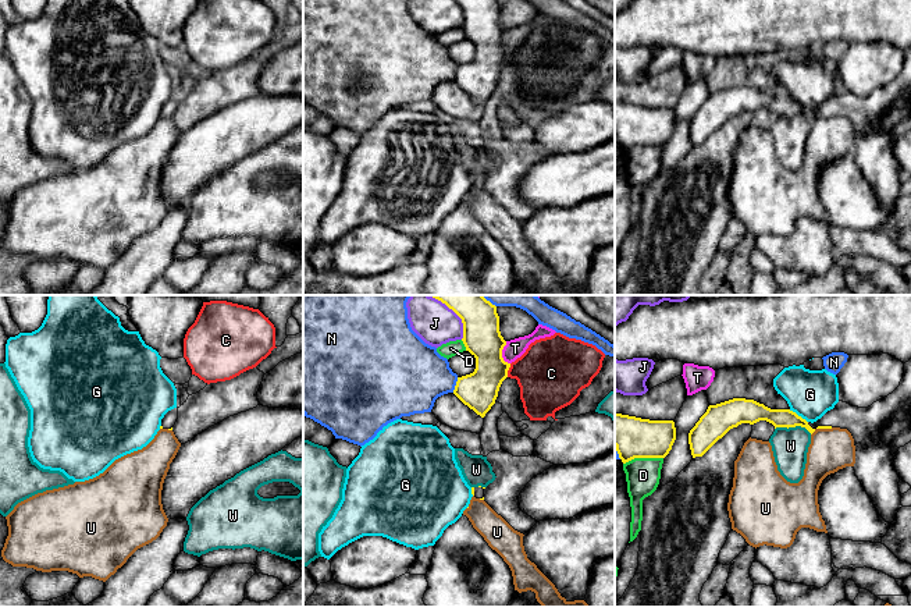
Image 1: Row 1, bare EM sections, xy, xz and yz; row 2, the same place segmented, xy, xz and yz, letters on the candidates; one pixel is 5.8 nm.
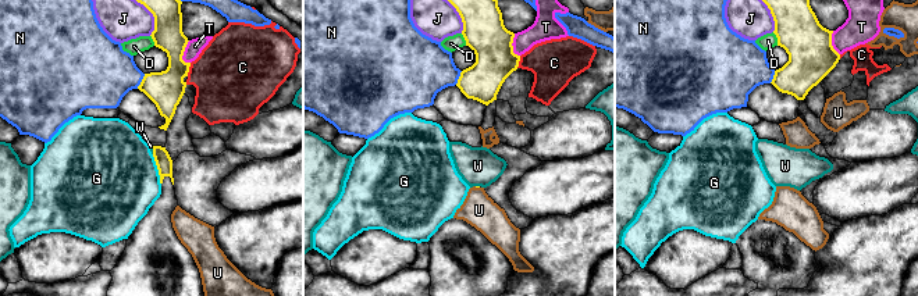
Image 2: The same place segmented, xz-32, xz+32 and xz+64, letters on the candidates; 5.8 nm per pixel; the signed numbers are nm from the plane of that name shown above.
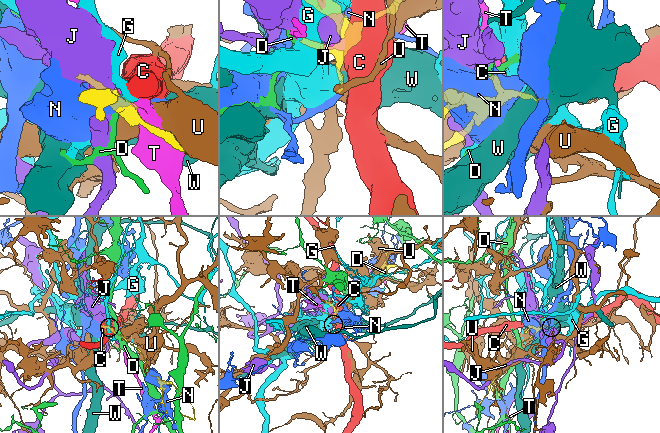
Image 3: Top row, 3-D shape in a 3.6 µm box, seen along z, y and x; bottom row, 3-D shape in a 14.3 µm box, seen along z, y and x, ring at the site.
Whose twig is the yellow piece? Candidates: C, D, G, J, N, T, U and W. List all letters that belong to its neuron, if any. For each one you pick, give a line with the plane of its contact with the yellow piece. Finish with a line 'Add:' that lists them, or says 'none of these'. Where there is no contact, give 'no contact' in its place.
Add: none of these

